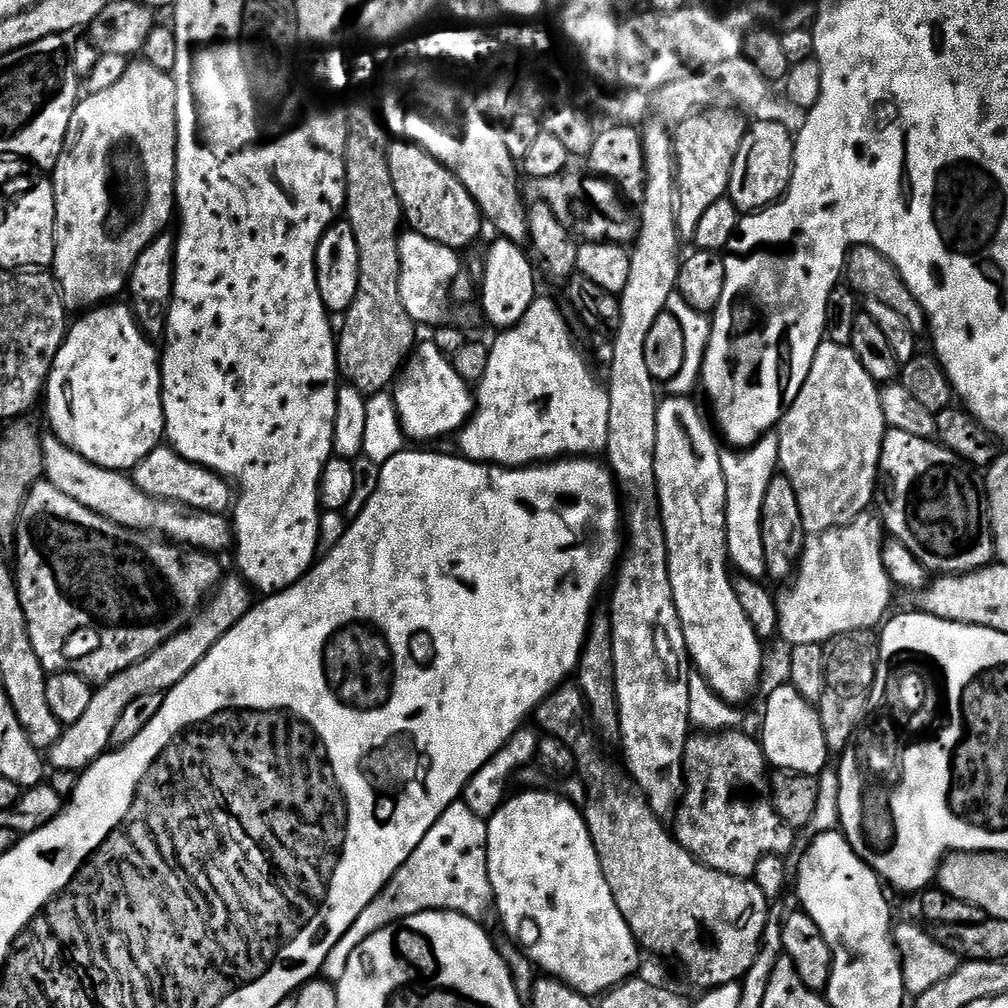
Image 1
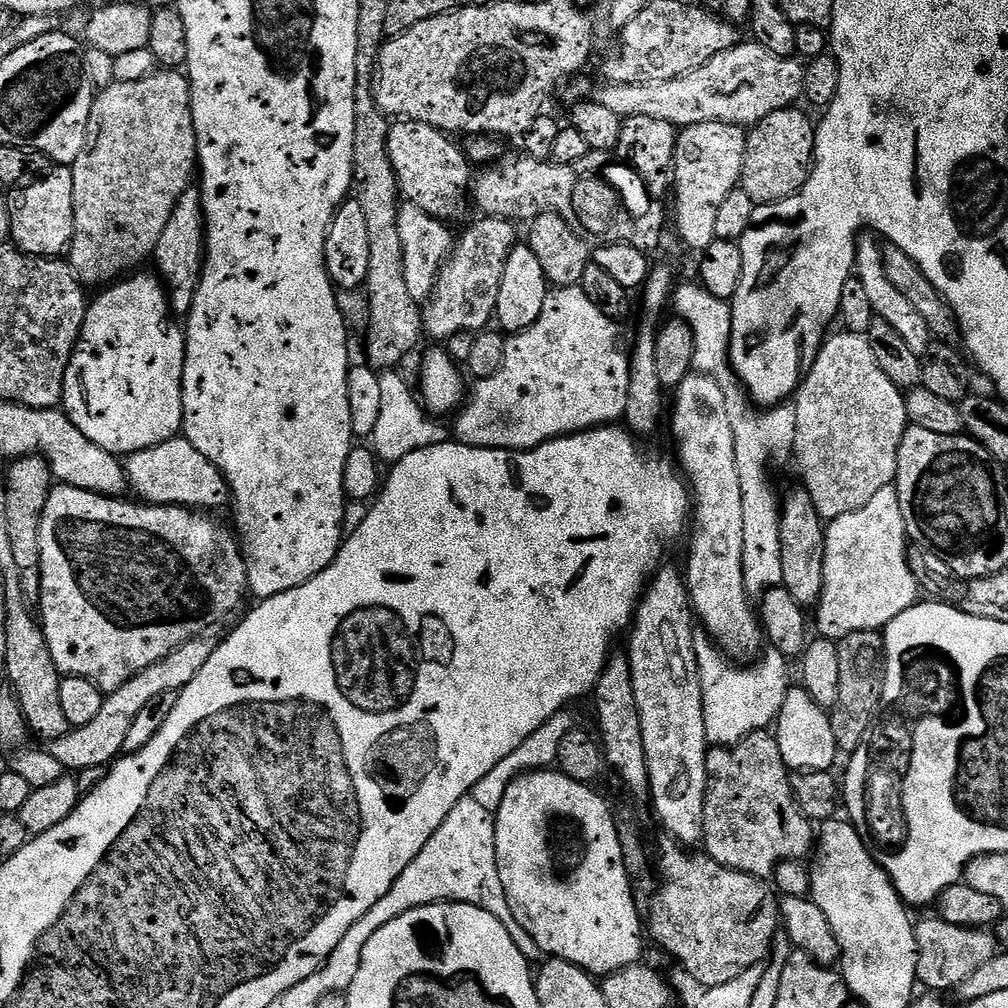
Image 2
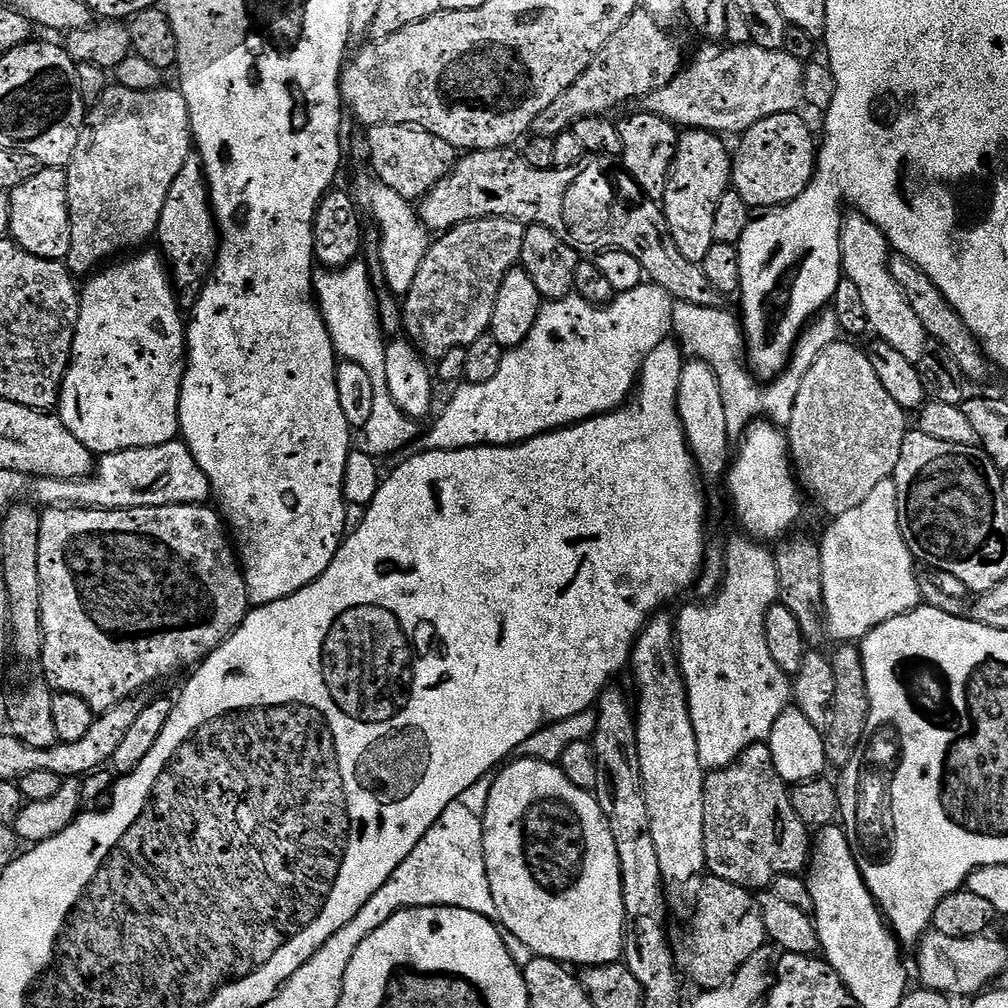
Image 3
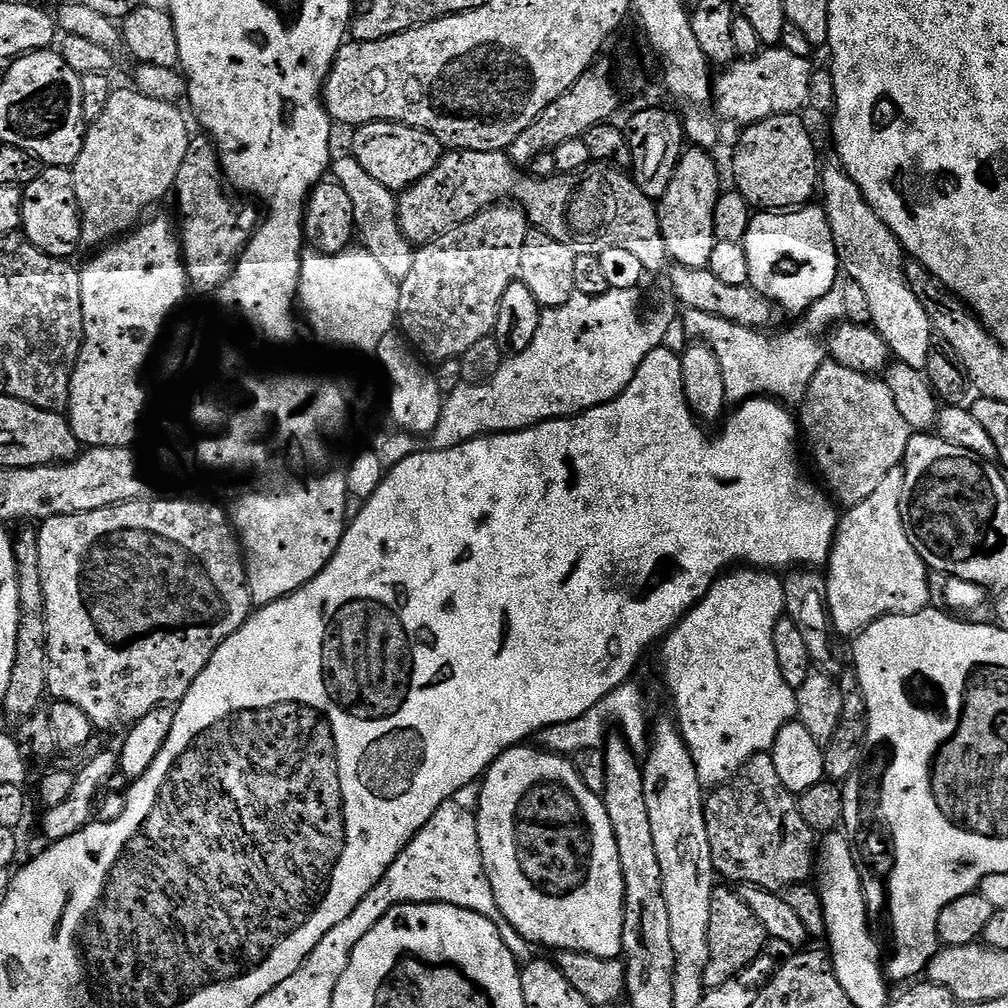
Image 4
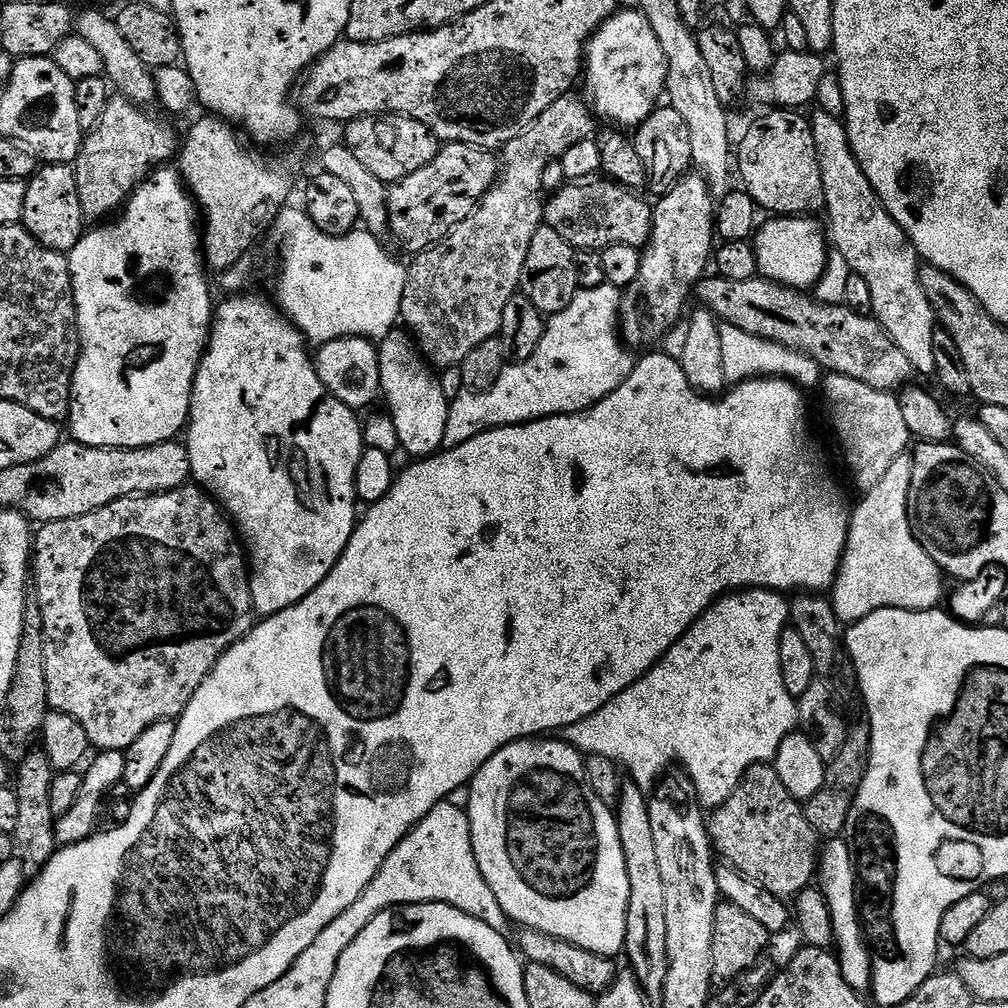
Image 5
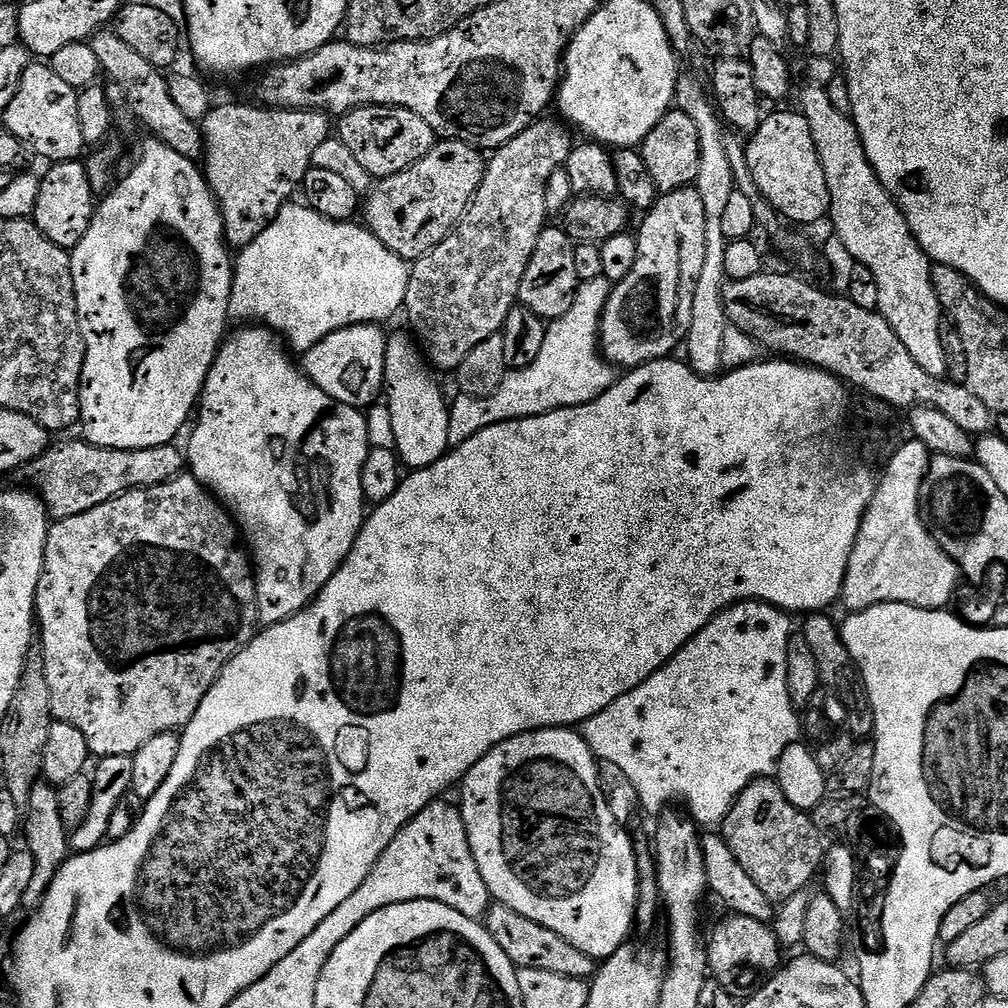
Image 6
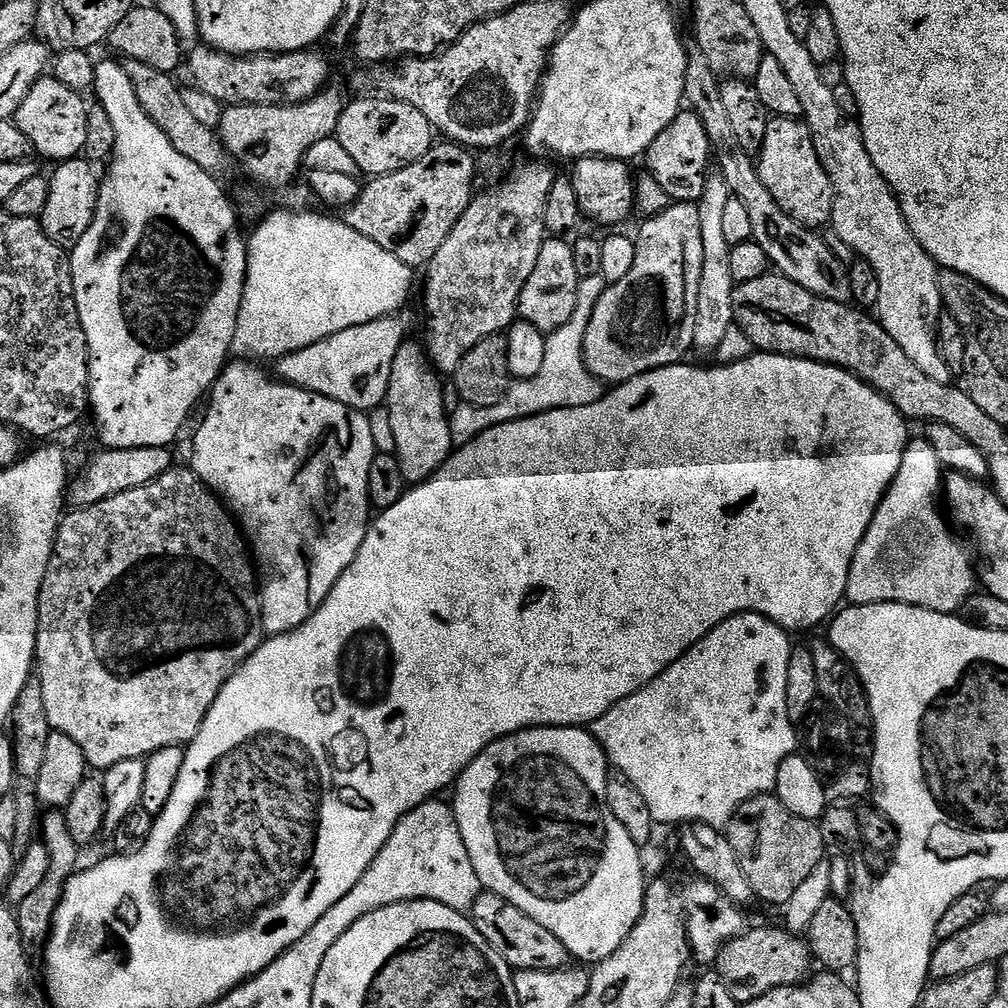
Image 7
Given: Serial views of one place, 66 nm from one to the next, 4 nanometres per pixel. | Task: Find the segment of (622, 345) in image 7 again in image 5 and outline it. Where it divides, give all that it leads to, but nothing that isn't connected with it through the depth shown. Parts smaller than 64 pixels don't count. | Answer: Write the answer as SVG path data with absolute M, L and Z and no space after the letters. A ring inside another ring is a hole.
M685 174L664 196L655 201L652 213L652 239L648 241L640 257L640 273L634 278L630 289L640 300L653 300L656 304L621 303L619 333L627 347L648 348L656 344L676 323L683 314L683 304L688 295L693 295L694 285L705 275L704 267L709 267L714 256L714 201L708 184L699 174Z

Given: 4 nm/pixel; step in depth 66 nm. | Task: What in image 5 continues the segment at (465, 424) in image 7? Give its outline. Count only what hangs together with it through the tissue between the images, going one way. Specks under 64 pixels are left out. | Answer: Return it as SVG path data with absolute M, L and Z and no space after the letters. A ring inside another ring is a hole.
M605 283L597 288L580 288L574 302L566 306L566 310L547 317L542 342L538 342L538 350L530 354L530 358L521 364L509 363L502 370L498 382L484 392L471 390L461 391L461 396L453 395L448 405L446 418L446 438L444 448L455 448L458 443L456 437L456 419L460 411L468 412L468 436L477 436L495 428L505 428L511 424L528 424L531 420L544 420L548 416L575 416L578 412L585 412L593 408L602 398L614 394L626 378L635 370L637 357L626 347L618 329L620 326L620 306L622 303L621 289L613 284Z

